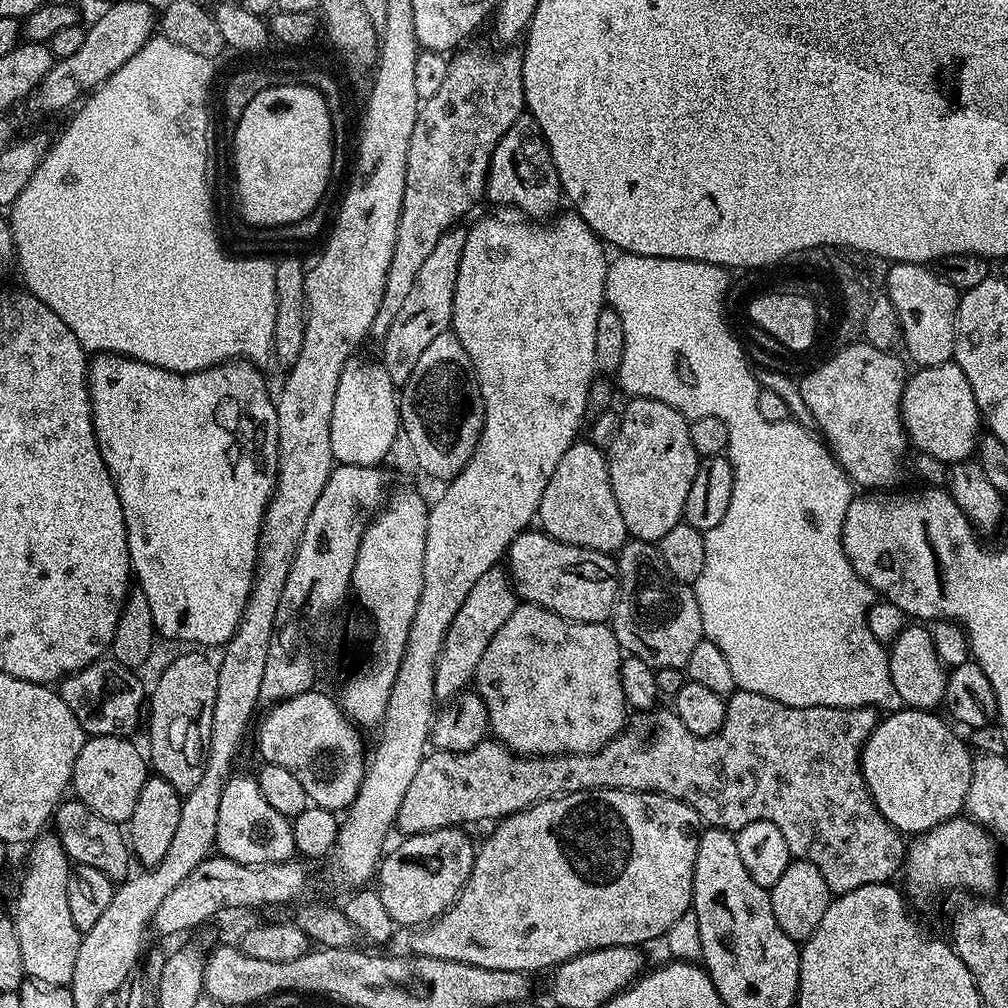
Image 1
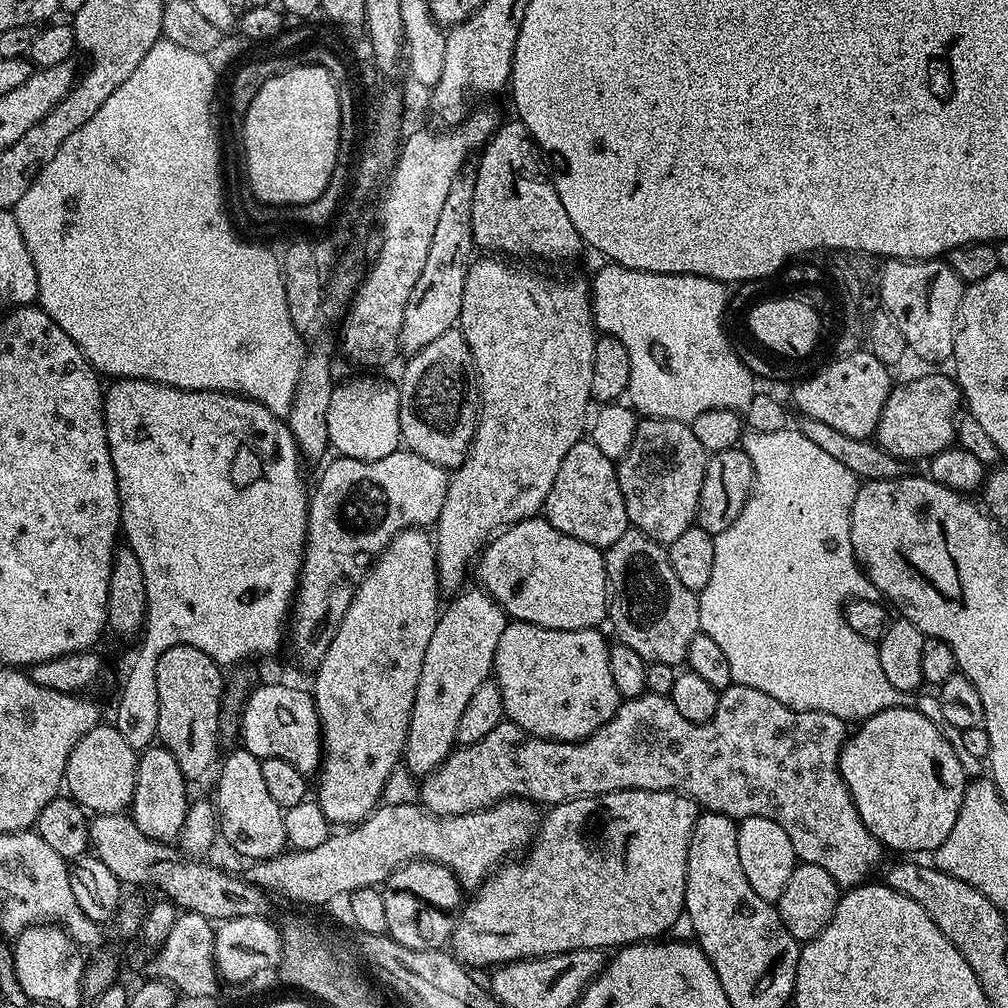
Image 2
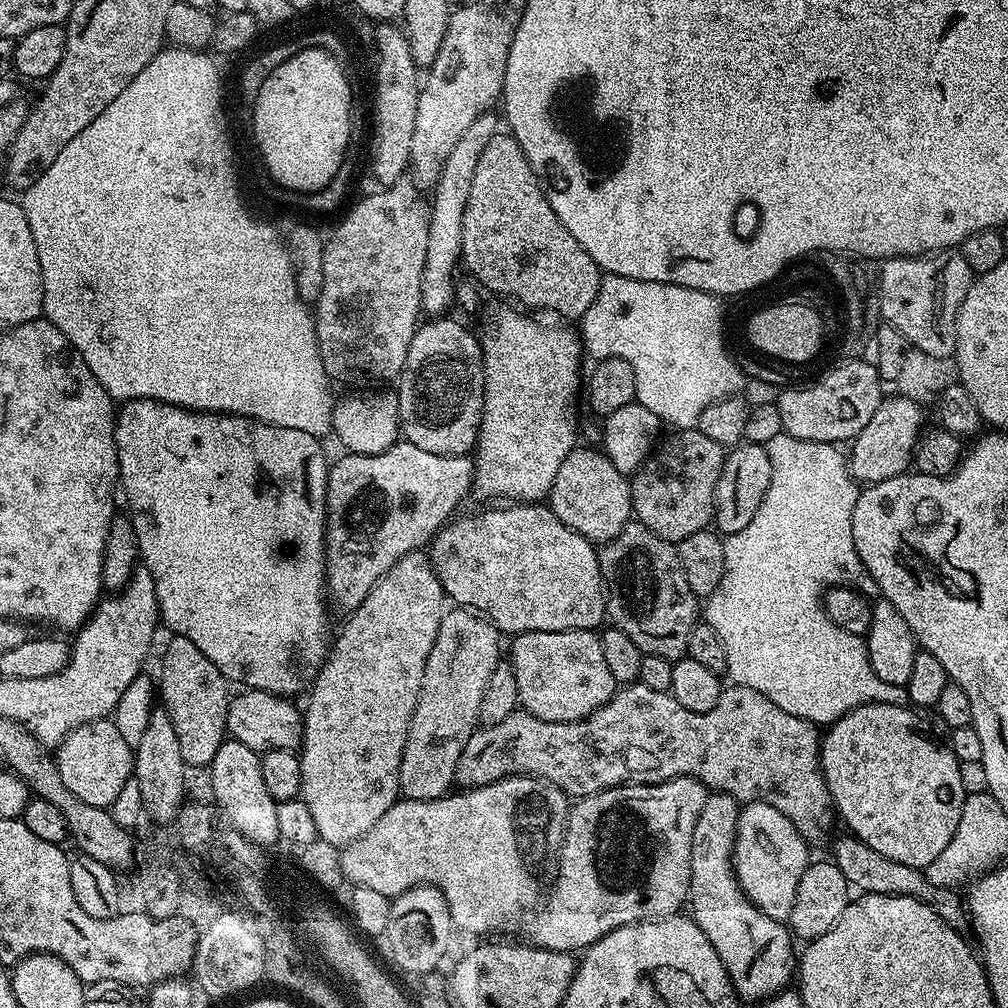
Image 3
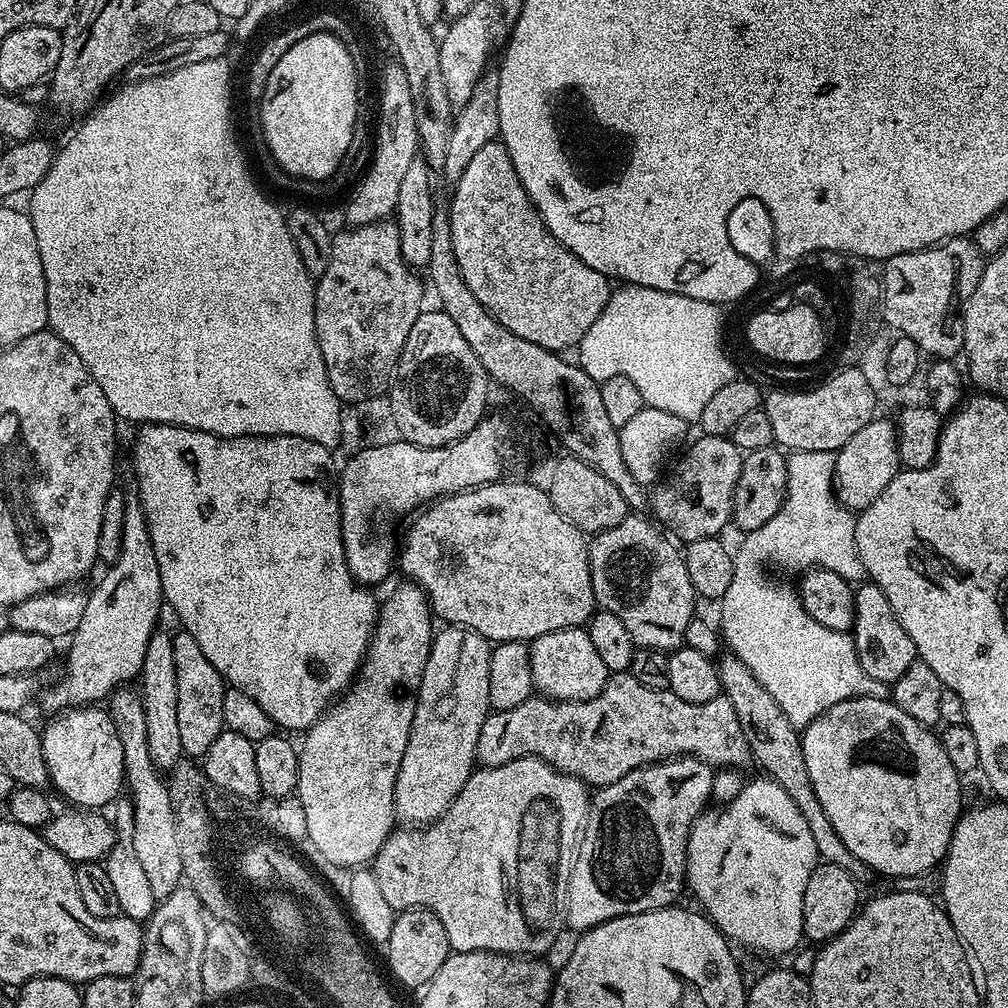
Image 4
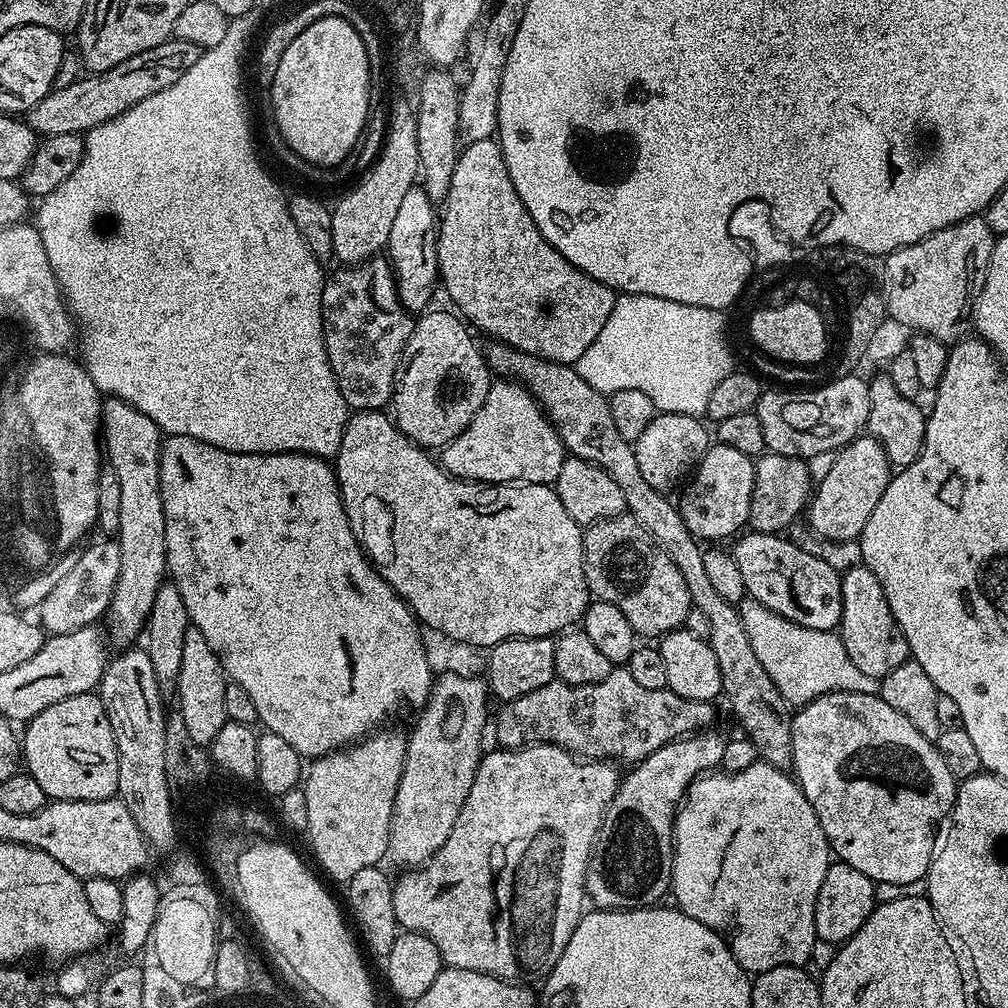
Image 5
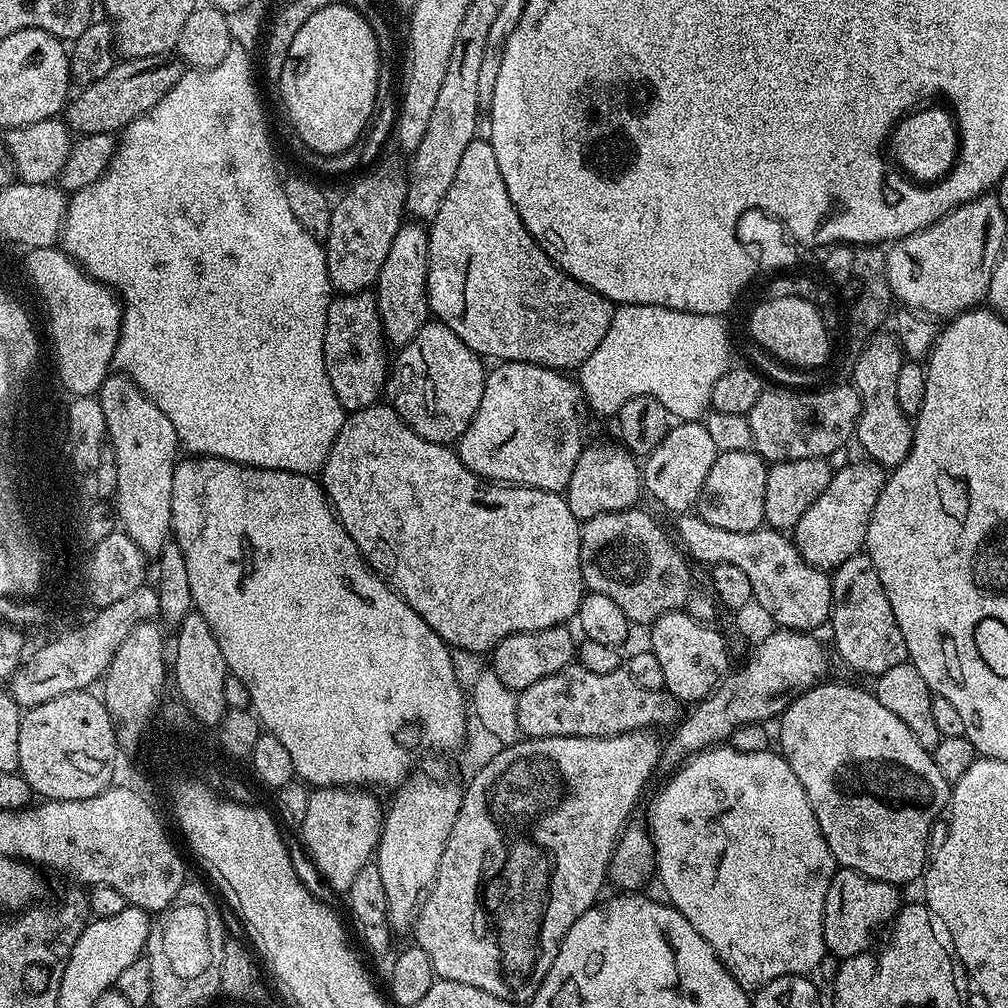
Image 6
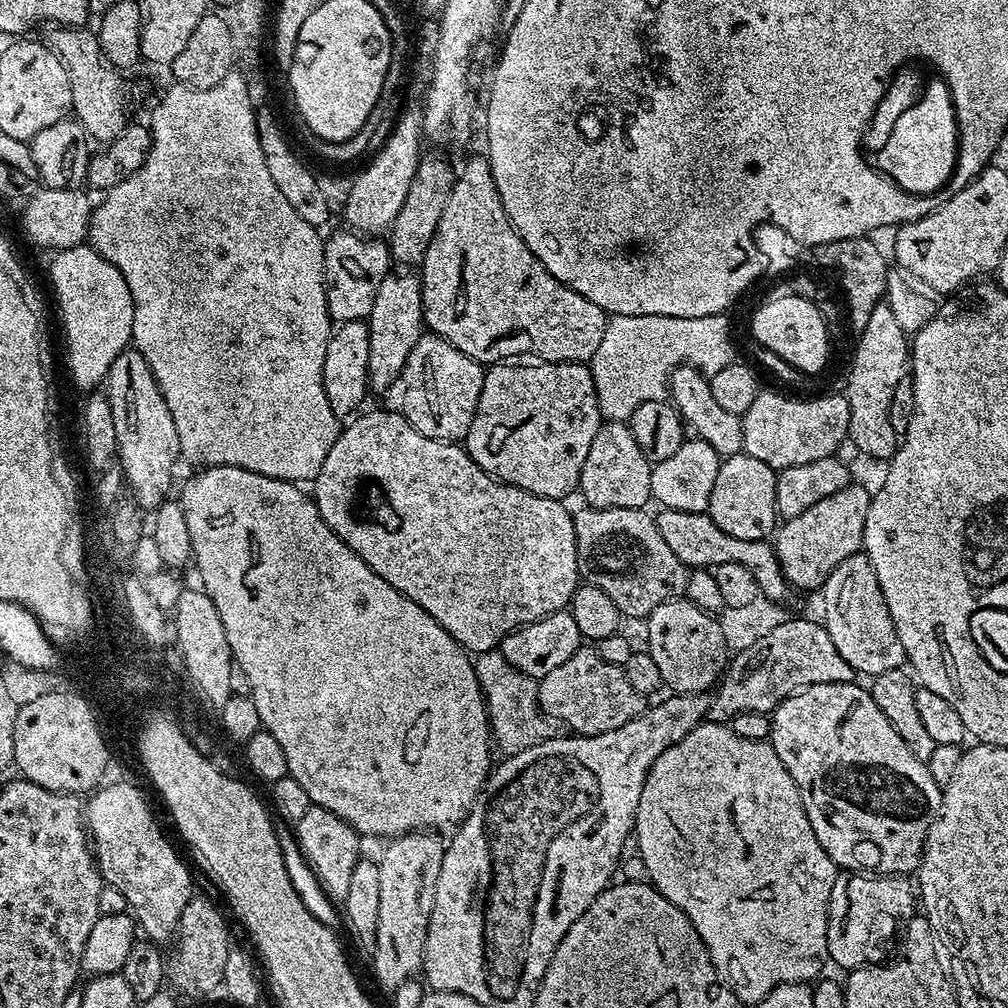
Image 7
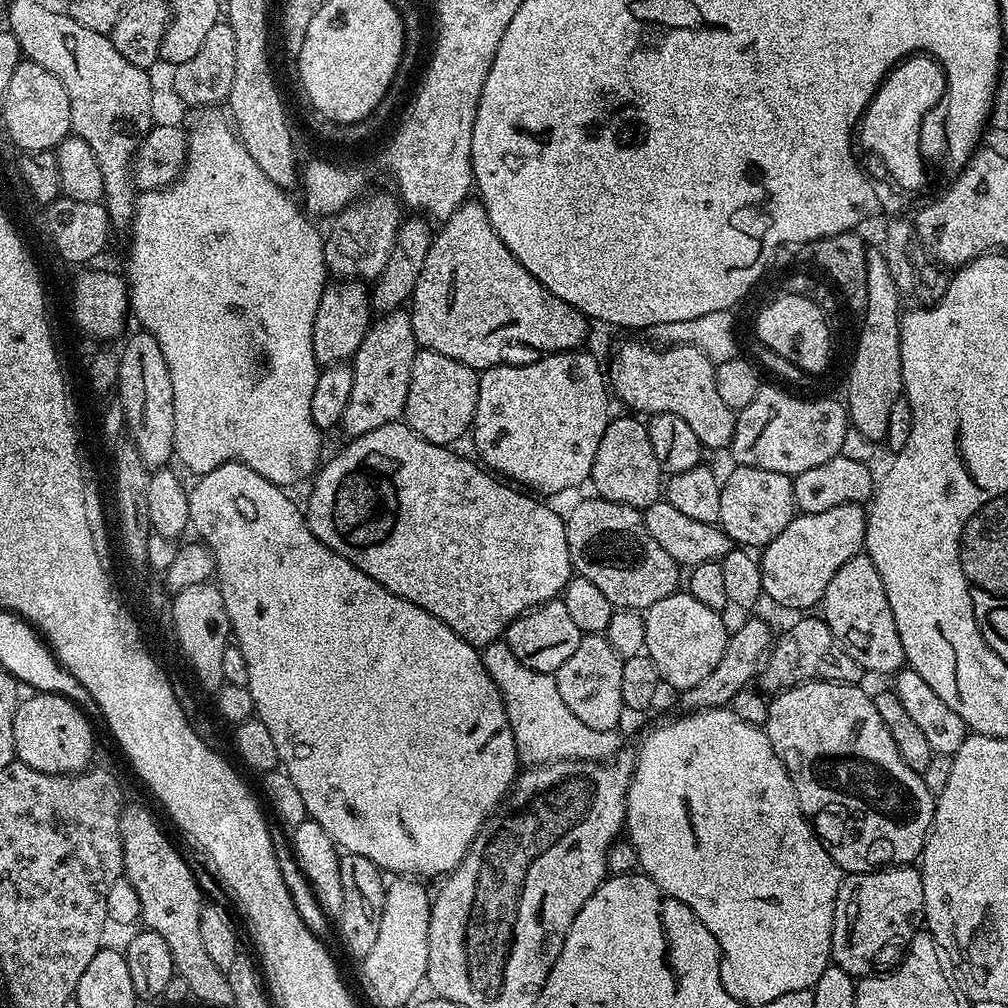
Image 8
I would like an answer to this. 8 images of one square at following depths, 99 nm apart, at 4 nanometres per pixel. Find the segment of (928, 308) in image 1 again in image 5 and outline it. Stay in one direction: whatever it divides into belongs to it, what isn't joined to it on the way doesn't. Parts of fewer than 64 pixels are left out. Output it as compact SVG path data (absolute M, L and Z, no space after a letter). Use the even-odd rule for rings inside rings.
M978 215L938 230L922 238L922 242L888 253L883 261L887 315L912 328L913 333L924 333L945 342L955 341L961 335L959 324L967 312L969 315L970 297L990 266L994 245L996 237L990 226L986 226L983 215Z

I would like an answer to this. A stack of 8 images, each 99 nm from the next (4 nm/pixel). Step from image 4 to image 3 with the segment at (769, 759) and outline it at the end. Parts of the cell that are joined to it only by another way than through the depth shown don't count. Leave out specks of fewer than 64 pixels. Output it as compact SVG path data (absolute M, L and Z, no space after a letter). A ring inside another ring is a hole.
M843 834L836 841L833 839L831 863L842 870L842 878L846 878L849 889L860 894L886 894L887 896L909 896L926 902L938 913L948 925L960 930L967 925L967 909L963 897L957 895L955 889L938 887L928 881L925 873L914 866L906 866L902 862L894 862L894 858L886 858L886 854L878 854L878 850L870 850L858 837Z

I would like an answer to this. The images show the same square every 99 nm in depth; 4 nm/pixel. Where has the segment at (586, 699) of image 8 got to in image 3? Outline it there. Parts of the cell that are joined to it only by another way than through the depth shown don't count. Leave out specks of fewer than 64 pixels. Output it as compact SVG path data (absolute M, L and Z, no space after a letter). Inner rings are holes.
M633 682L623 685L601 708L594 710L589 716L581 720L575 720L574 722L546 722L542 718L534 718L534 714L517 710L512 712L502 722L477 727L476 731L472 733L470 742L466 742L466 750L462 750L462 758L458 758L455 783L464 788L481 788L490 782L498 782L507 776L537 776L538 779L544 780L548 784L558 786L564 791L565 796L579 798L581 796L593 796L602 790L619 788L621 784L629 783L629 781L634 784L661 784L667 780L673 780L676 776L692 776L694 779L700 780L705 788L711 791L728 792L735 800L741 802L763 802L774 806L774 810L782 810L782 814L786 814L786 818L790 818L790 822L794 822L798 834L802 834L802 838L808 841L809 845L816 846L819 840L826 839L825 841L827 841L829 839L828 831L832 828L832 820L834 821L832 796L828 793L828 787L824 781L824 773L820 770L821 739L822 732L817 725L811 724L808 720L803 720L797 716L786 714L786 710L774 706L774 702L770 702L770 698L758 694L758 690L750 690L741 684L725 687L720 693L718 706L714 706L714 710L695 712L694 710L686 710L686 706L681 706L673 698L671 692L650 690L650 686L642 686L639 682Z

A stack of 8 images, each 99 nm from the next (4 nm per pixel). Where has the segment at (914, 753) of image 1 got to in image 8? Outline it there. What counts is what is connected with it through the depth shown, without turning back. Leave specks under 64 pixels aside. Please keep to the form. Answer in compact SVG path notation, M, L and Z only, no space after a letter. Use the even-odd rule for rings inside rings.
M813 680L811 684L799 684L788 688L785 692L775 693L771 697L766 725L770 746L774 746L774 754L778 754L778 758L790 774L800 809L812 825L812 831L820 837L836 865L848 874L870 872L889 866L908 866L919 861L936 813L936 796L930 790L926 790L923 775L910 770L910 766L902 762L902 754L898 754L898 746L894 746L894 738L890 738L890 730L886 730L886 722L882 722L882 714L878 714L875 699L871 695L867 696L862 689L863 687L855 684L831 684L828 680Z

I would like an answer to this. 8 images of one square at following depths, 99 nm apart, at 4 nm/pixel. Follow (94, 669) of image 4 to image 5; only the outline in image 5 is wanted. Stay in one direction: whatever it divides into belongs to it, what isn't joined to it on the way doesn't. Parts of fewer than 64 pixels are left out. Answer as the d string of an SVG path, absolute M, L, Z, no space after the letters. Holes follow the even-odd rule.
M108 398L102 404L102 448L106 460L118 474L118 483L122 486L122 511L118 517L118 543L121 550L121 572L113 590L112 601L109 602L106 620L112 623L112 640L117 649L124 650L133 642L136 635L145 631L150 614L150 606L154 606L154 594L166 583L168 563L166 562L166 517L164 503L160 493L160 446L162 433L160 428L142 414L134 406L124 400Z

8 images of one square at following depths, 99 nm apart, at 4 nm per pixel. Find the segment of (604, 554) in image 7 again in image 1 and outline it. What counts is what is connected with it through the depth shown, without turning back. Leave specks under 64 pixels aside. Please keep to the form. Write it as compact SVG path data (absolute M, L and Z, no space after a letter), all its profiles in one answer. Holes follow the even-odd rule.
M629 539L615 557L616 572L620 575L620 592L610 617L612 633L618 638L621 649L627 655L642 658L651 668L684 668L690 653L700 640L705 639L702 614L696 601L695 591L689 585L678 582L668 571L660 556L659 547L647 540Z

